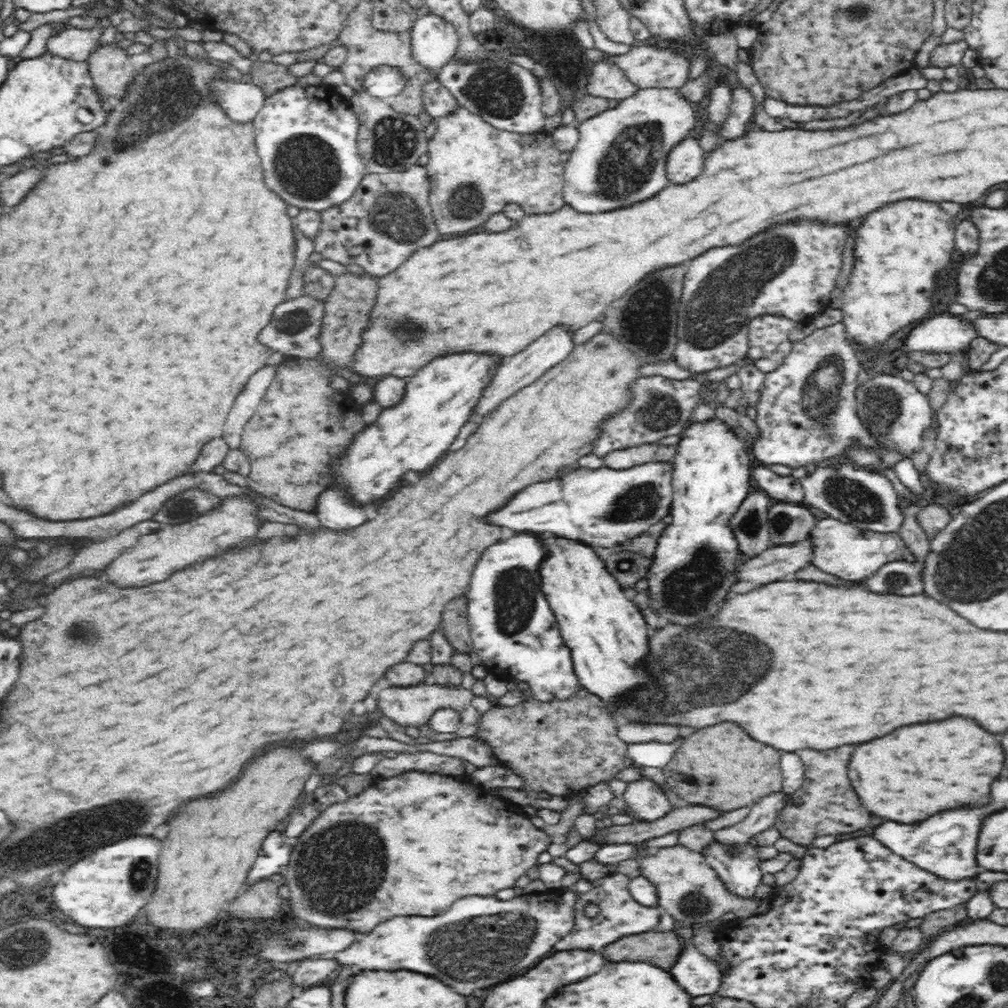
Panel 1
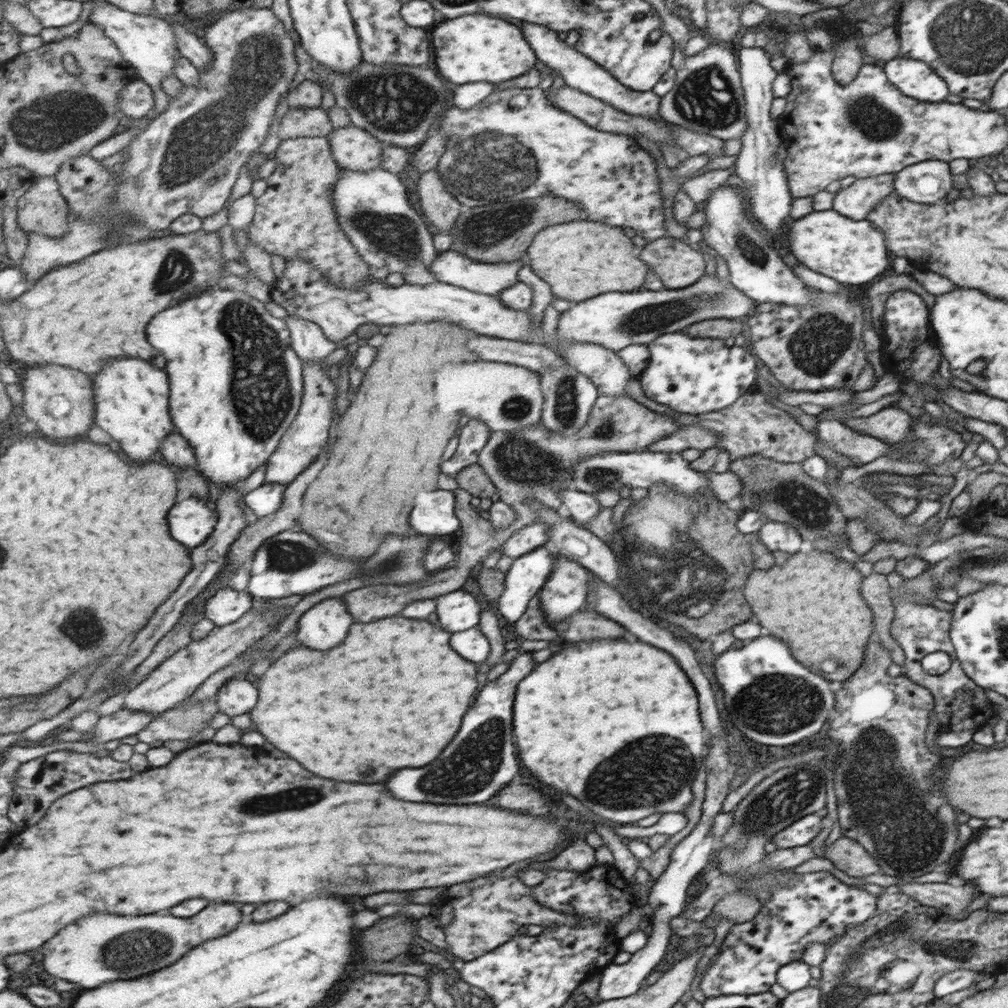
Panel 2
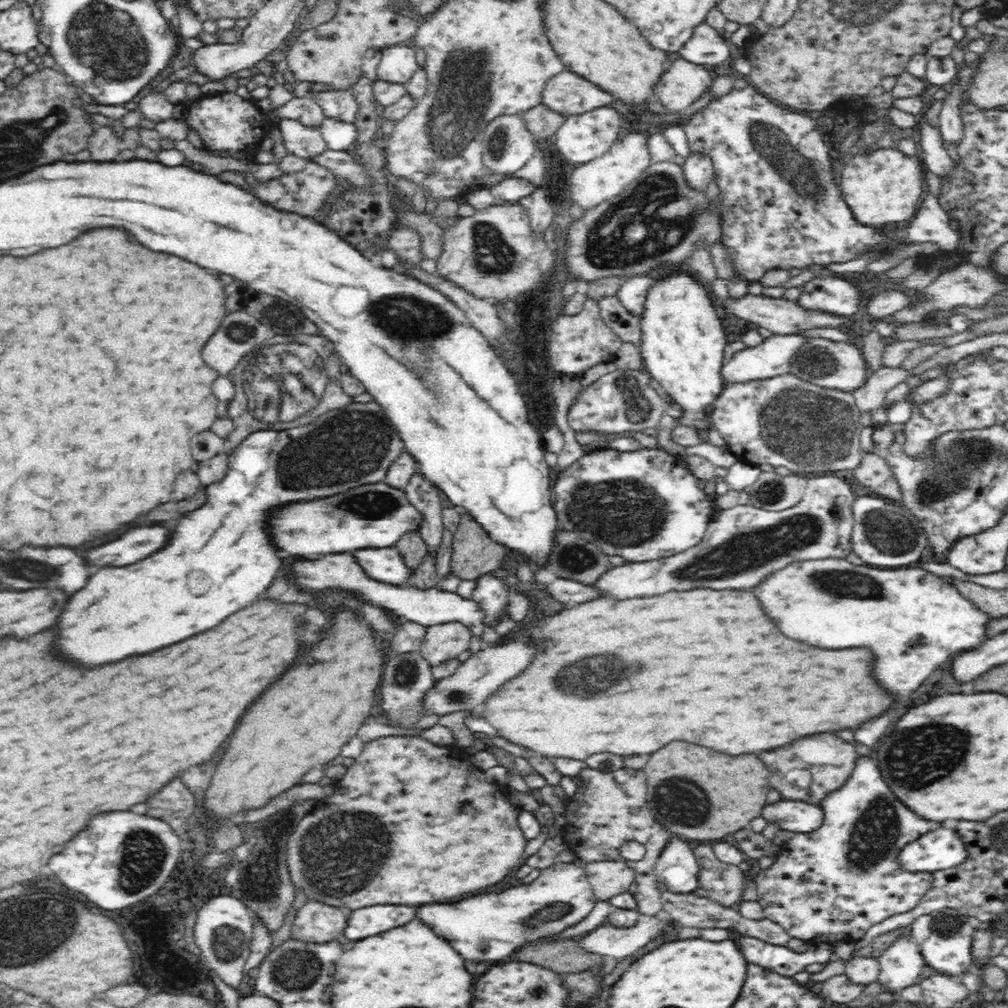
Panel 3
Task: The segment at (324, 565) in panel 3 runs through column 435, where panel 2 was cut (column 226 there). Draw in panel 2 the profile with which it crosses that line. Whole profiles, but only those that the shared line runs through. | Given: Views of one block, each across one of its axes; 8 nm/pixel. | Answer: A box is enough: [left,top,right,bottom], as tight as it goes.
[207,589,254,626]

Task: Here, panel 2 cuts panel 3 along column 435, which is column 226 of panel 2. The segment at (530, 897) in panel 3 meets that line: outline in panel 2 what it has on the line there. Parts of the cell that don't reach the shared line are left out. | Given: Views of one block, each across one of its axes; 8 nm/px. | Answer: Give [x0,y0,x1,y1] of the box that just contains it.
[42,904,242,990]

